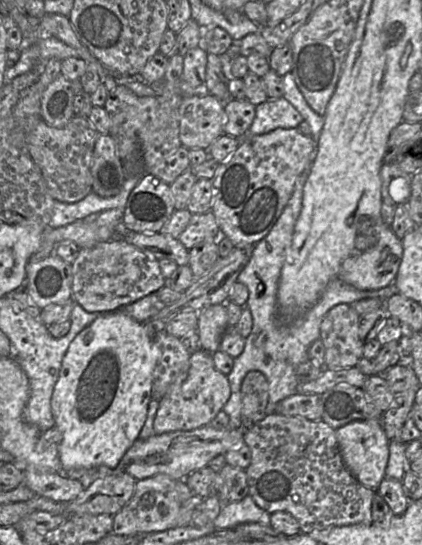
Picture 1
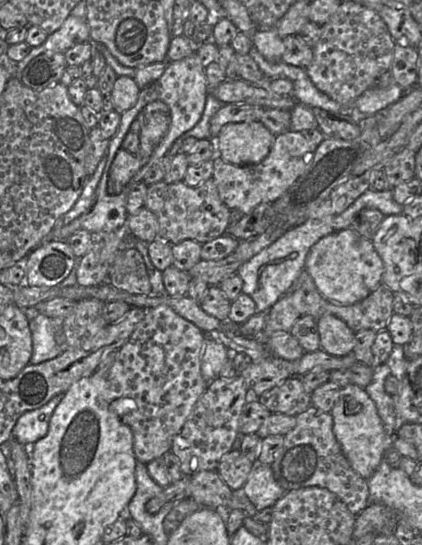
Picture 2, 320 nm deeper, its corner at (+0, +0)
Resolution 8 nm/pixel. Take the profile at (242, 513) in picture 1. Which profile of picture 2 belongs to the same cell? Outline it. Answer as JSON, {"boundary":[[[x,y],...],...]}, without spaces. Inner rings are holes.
{"boundary":[[[258,462],[254,463],[242,489],[257,512],[272,507],[286,493],[275,480],[271,466]]]}

